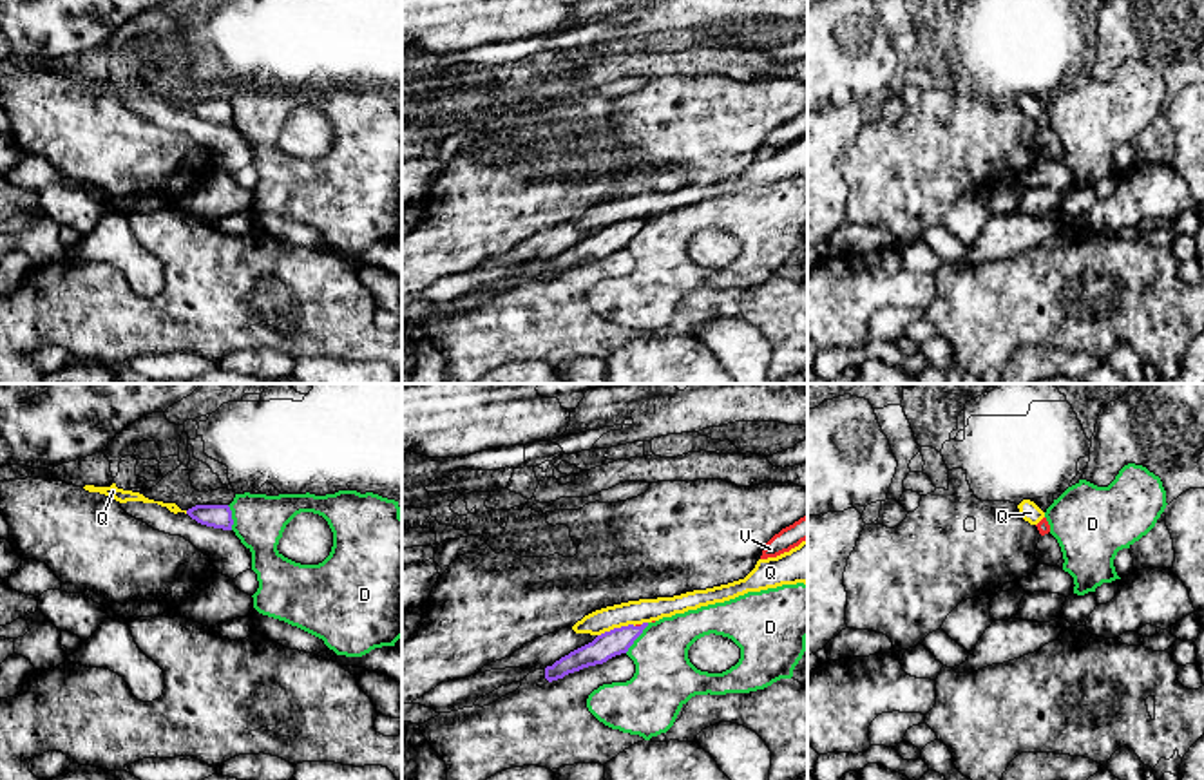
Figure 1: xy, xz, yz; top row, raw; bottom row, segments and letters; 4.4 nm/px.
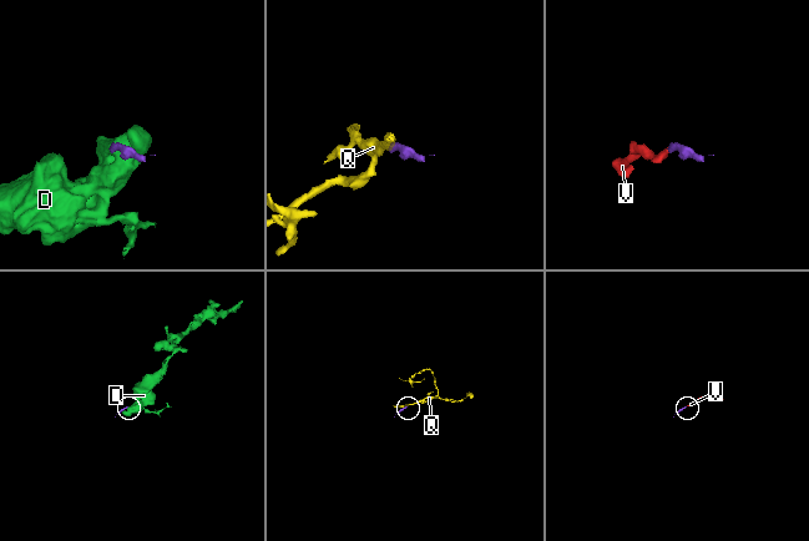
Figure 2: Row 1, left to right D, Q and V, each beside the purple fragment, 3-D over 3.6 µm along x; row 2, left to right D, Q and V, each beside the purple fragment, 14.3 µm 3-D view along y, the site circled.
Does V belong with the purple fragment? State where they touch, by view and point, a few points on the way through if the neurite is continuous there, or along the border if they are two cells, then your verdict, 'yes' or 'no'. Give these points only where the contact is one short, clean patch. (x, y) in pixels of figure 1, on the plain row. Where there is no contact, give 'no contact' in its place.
meets purple in xz at (638, 221); runs through xz (612, 237), (638, 221), (636, 219); yes

